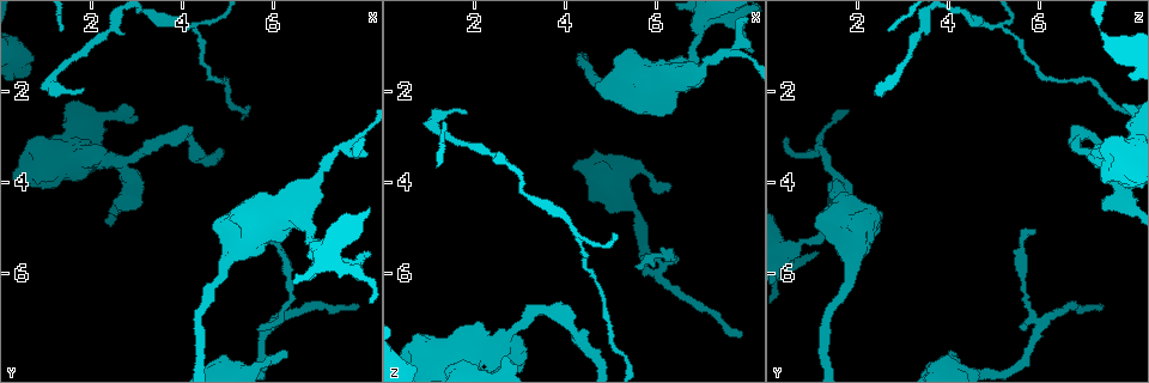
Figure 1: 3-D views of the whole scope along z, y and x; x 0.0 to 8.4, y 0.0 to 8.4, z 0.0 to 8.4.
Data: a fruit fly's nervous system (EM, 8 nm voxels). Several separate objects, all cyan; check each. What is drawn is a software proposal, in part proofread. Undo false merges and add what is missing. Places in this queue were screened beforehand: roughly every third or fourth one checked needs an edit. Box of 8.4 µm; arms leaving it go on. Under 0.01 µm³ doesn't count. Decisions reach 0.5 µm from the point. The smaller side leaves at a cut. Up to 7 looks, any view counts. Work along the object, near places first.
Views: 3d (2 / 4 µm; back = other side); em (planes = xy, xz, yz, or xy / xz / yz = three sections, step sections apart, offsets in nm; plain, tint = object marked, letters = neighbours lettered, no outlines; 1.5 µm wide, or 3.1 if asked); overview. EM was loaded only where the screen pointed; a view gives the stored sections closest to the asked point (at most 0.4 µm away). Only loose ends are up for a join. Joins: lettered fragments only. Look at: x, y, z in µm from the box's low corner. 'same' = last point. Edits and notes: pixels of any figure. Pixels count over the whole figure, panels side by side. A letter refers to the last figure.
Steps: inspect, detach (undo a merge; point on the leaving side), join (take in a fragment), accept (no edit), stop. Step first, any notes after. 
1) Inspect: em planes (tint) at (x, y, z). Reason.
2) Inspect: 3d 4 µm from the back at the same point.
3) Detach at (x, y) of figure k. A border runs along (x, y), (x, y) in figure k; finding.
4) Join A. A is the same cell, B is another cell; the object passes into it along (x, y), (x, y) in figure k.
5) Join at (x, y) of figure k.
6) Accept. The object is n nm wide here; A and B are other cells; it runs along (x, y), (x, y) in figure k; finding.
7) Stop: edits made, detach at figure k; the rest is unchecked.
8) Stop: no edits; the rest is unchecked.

Inspect: 3d 4 µm at (6.35, 4.85, 2.45). Thick end.

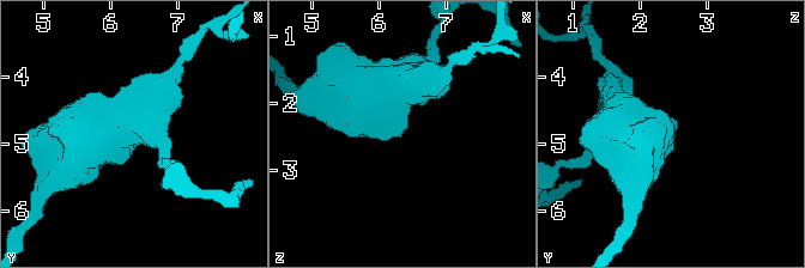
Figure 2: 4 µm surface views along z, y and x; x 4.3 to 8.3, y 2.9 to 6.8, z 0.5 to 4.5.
Inspect: em xz step 8 (letters) at the same point.

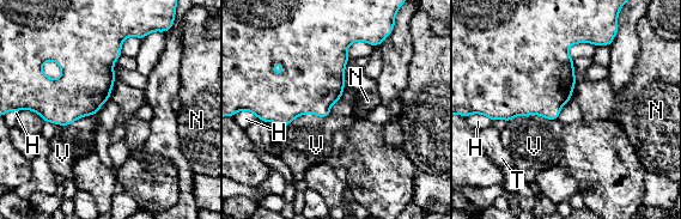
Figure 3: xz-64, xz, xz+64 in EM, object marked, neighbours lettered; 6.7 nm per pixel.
Accept. H, N, T and V are other cells; none of them fits.

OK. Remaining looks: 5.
Inspect: 3d 4 µm from the back at (6.90, 5.25, 0.80). Narrows sharply.

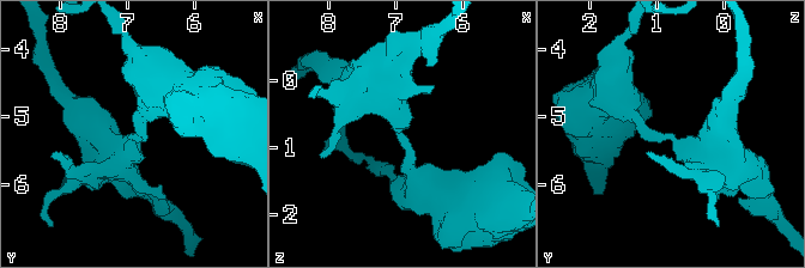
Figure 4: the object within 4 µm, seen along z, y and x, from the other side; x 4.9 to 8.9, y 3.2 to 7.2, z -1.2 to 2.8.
Inspect: em xz step 4 (plain) at (6.95, 5.30, 0.80). The arms are 260, 460 nm wide.

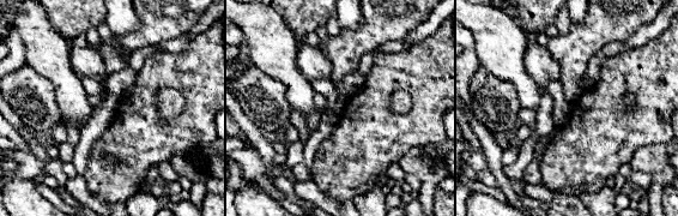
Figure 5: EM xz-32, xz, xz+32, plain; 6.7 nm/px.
Inspect: em xz step 4 (letters) at the same point. What lies round it.

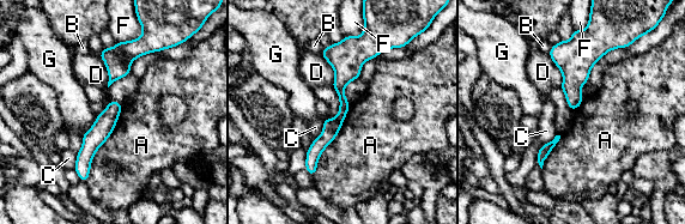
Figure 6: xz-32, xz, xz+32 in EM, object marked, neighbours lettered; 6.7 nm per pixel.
Detach at (347, 67) of figure 6. The object is 110 nm wide here; A, B, C, D, F and G are other cells; a border runs along (340, 103), (349, 104) in figure 6; two neurons meet here.

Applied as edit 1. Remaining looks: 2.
Inspect: em planes (letters) at (1.85, 2.00, 2.45). Tapers out.

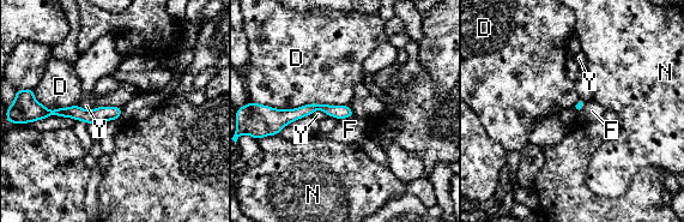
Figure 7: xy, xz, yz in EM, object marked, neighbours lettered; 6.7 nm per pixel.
Accept. D, F, N and Y are other cells; a border runs along (352, 115), (340, 120) in figure 7; no lettered fragment goes on from it.

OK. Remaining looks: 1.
Stop: edits made, detach at figure 6; the rest is unchecked.

